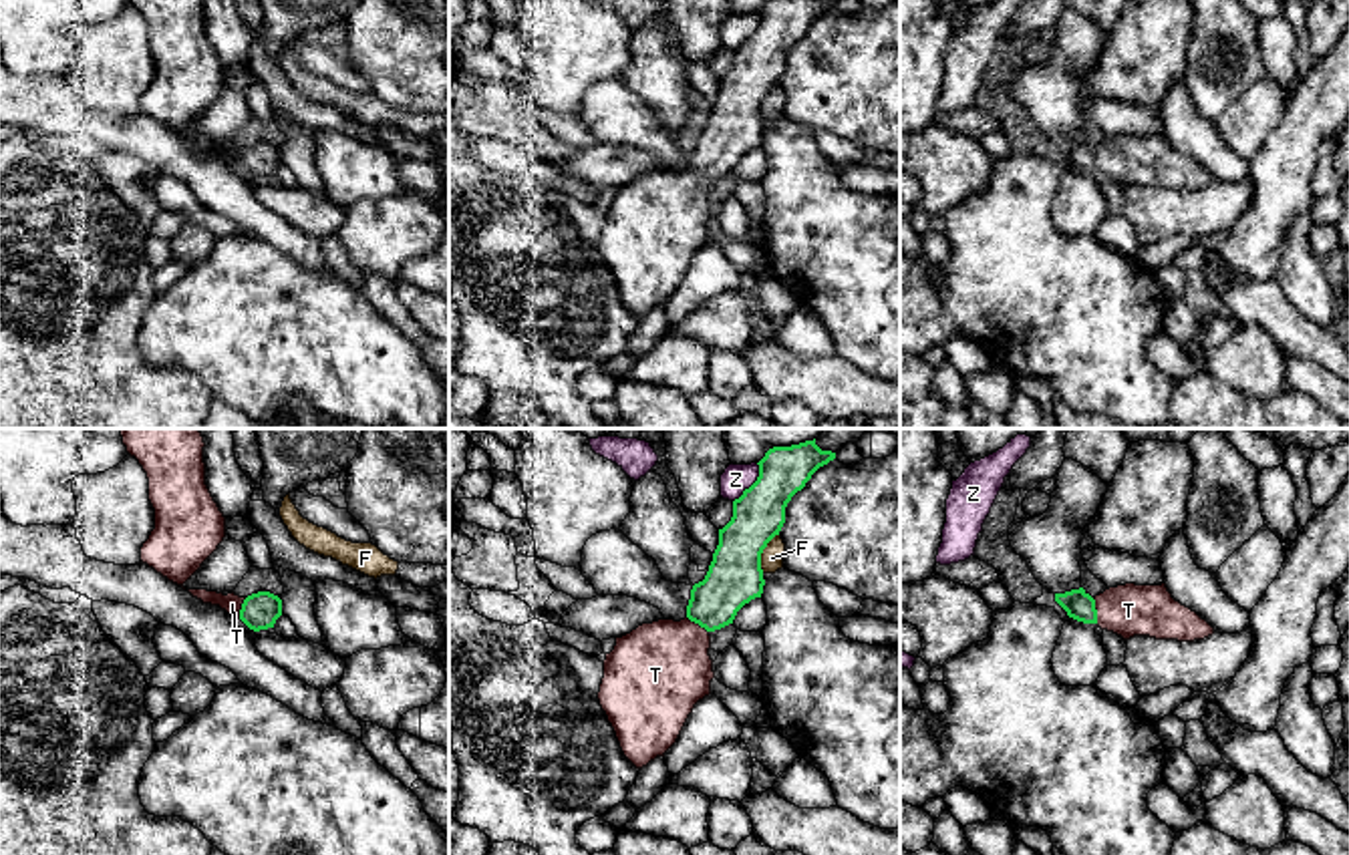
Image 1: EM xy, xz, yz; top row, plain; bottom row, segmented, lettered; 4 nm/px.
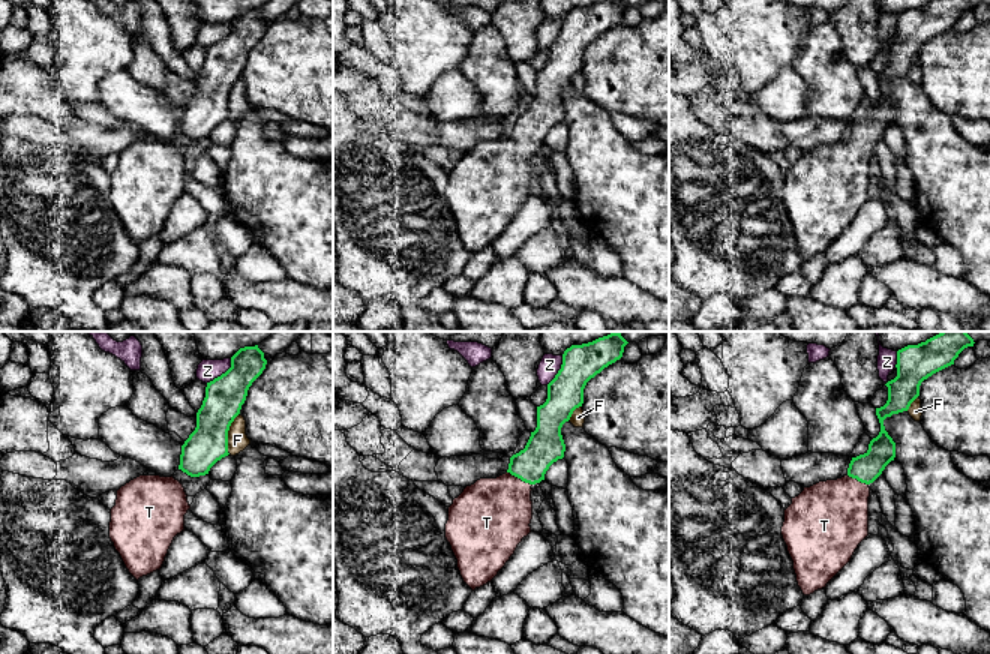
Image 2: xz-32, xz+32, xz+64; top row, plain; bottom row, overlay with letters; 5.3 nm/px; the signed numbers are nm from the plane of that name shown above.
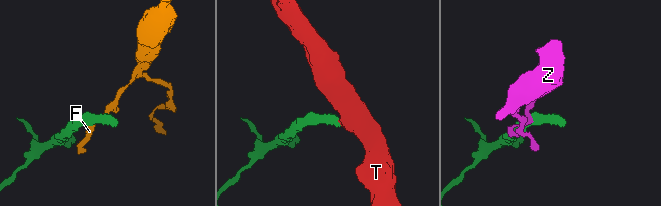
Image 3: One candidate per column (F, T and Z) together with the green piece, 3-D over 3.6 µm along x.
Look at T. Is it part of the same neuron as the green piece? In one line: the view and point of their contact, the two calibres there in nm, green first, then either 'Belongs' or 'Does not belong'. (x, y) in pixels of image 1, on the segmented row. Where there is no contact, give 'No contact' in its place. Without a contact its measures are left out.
Touches green at yz (1096, 610). Thickness 120 nm (green) against 220 nm. Belongs

